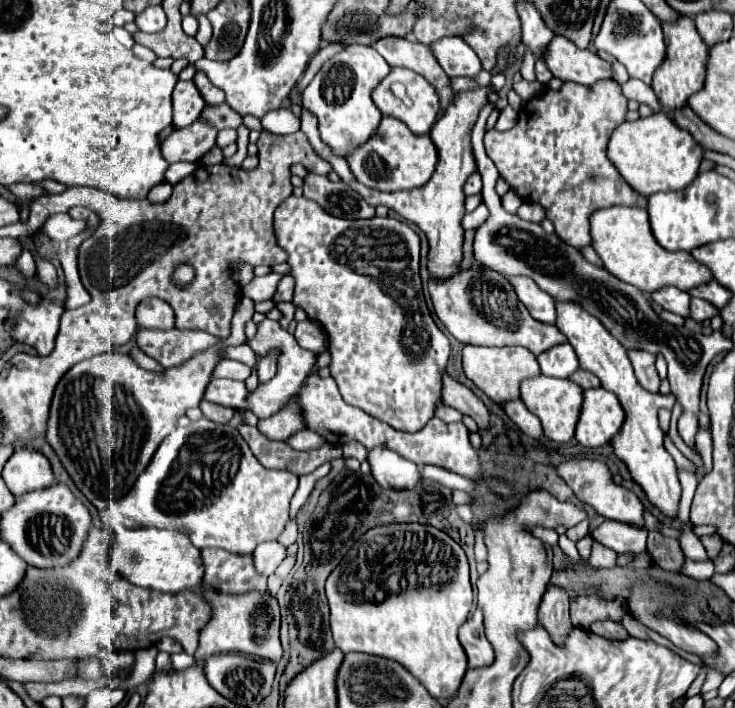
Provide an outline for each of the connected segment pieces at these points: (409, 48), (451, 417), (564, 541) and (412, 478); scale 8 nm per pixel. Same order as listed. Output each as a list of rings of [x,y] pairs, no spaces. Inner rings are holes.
[[[394,36],[380,38],[378,42],[372,42],[370,46],[380,56],[384,56],[384,60],[390,66],[402,66],[422,74],[438,90],[442,110],[450,104],[454,96],[454,92],[448,86],[450,78],[446,76],[442,66],[438,66],[438,60],[434,58],[434,52],[430,50],[430,46],[420,42],[410,42],[408,38],[394,38]]]
[[[438,404],[438,410],[434,414],[440,420],[444,420],[444,422],[458,422],[458,420],[462,420],[462,414],[458,410],[454,410],[452,406],[446,406],[446,404]]]
[[[562,534],[562,536],[560,536],[560,548],[564,550],[564,554],[566,554],[568,558],[572,558],[572,560],[580,560],[578,550],[576,550],[576,544],[574,544],[572,540],[568,540],[568,536],[566,536],[566,534]]]
[[[374,448],[368,452],[368,462],[374,480],[382,488],[392,490],[414,490],[420,482],[420,470],[414,462],[402,458],[398,452],[388,448]]]

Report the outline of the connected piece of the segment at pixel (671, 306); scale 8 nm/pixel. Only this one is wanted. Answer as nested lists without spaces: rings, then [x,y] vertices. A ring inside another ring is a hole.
[[[662,288],[652,294],[652,300],[658,302],[668,312],[674,312],[682,318],[690,318],[690,294],[684,290]]]

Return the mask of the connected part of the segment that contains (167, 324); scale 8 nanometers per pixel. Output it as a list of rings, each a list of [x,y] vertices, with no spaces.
[[[148,298],[148,300],[140,302],[136,318],[142,328],[156,328],[156,330],[174,328],[174,310],[158,298]]]

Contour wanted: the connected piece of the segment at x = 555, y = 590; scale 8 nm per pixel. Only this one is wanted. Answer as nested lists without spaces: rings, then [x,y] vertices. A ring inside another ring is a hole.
[[[548,586],[542,602],[540,602],[540,622],[546,630],[550,630],[552,638],[556,642],[560,642],[572,628],[570,622],[570,614],[568,614],[568,606],[570,606],[570,596],[566,588],[560,586]]]

